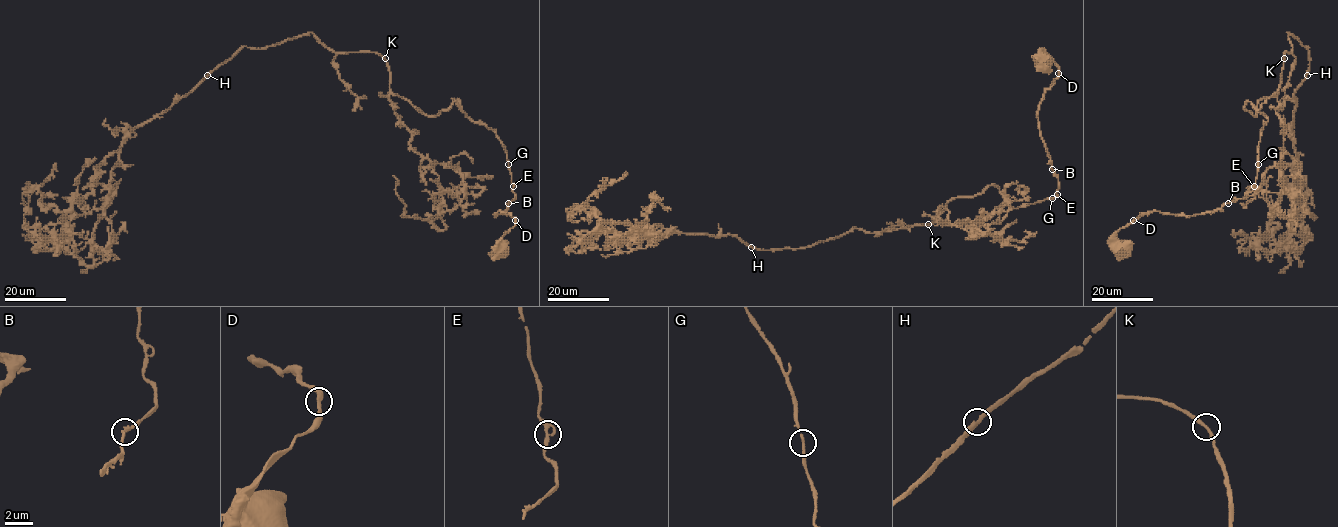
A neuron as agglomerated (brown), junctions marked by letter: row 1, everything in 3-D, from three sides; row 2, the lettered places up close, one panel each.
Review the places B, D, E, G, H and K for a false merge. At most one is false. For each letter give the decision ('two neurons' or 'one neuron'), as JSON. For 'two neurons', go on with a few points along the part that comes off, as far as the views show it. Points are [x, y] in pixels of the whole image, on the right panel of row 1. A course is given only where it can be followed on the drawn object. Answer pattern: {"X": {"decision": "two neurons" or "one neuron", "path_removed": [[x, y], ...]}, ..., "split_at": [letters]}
{"B": {"decision": "one neuron"}, "D": {"decision": "one neuron"}, "E": {"decision": "one neuron"}, "G": {"decision": "one neuron"}, "H": {"decision": "one neuron"}, "K": {"decision": "one neuron"}, "split_at": []}

